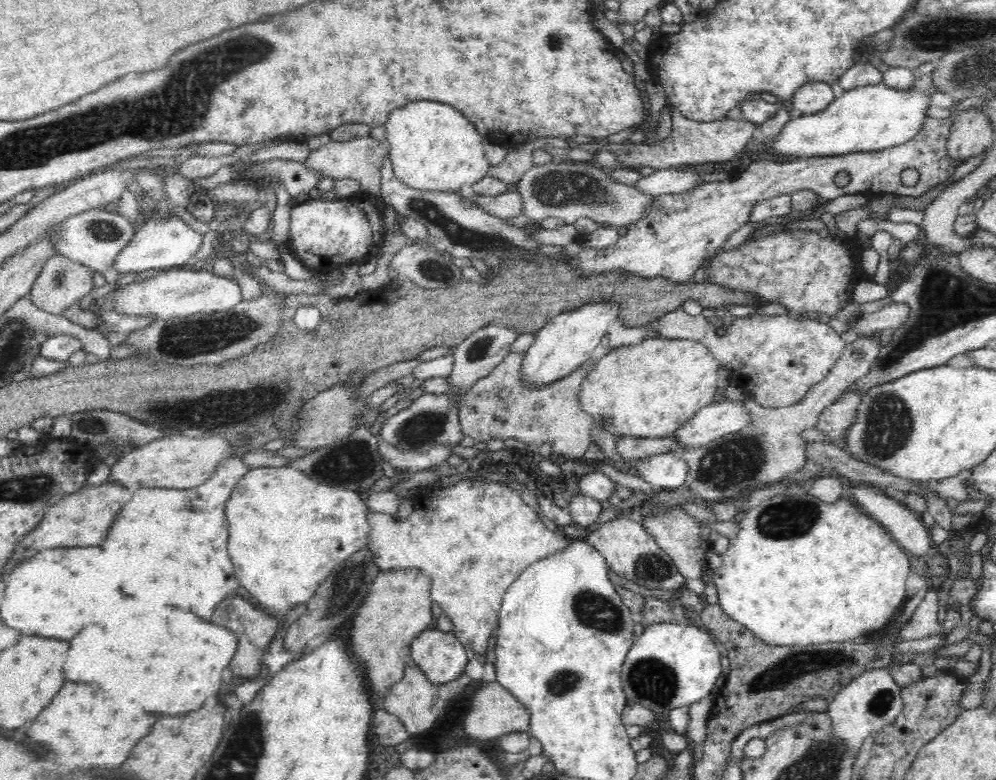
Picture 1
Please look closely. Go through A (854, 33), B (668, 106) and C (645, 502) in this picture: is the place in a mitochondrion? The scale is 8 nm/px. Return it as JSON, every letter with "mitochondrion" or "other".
{"A":"other","B":"other","C":"other"}

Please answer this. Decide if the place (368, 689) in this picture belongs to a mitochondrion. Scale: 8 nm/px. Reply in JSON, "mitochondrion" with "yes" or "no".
{"mitochondrion":"no"}

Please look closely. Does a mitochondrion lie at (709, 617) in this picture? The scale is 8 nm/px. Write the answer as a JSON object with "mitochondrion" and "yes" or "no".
{"mitochondrion":"no"}

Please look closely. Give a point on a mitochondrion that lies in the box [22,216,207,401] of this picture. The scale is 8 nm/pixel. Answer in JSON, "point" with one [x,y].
{"point":[104,230]}

